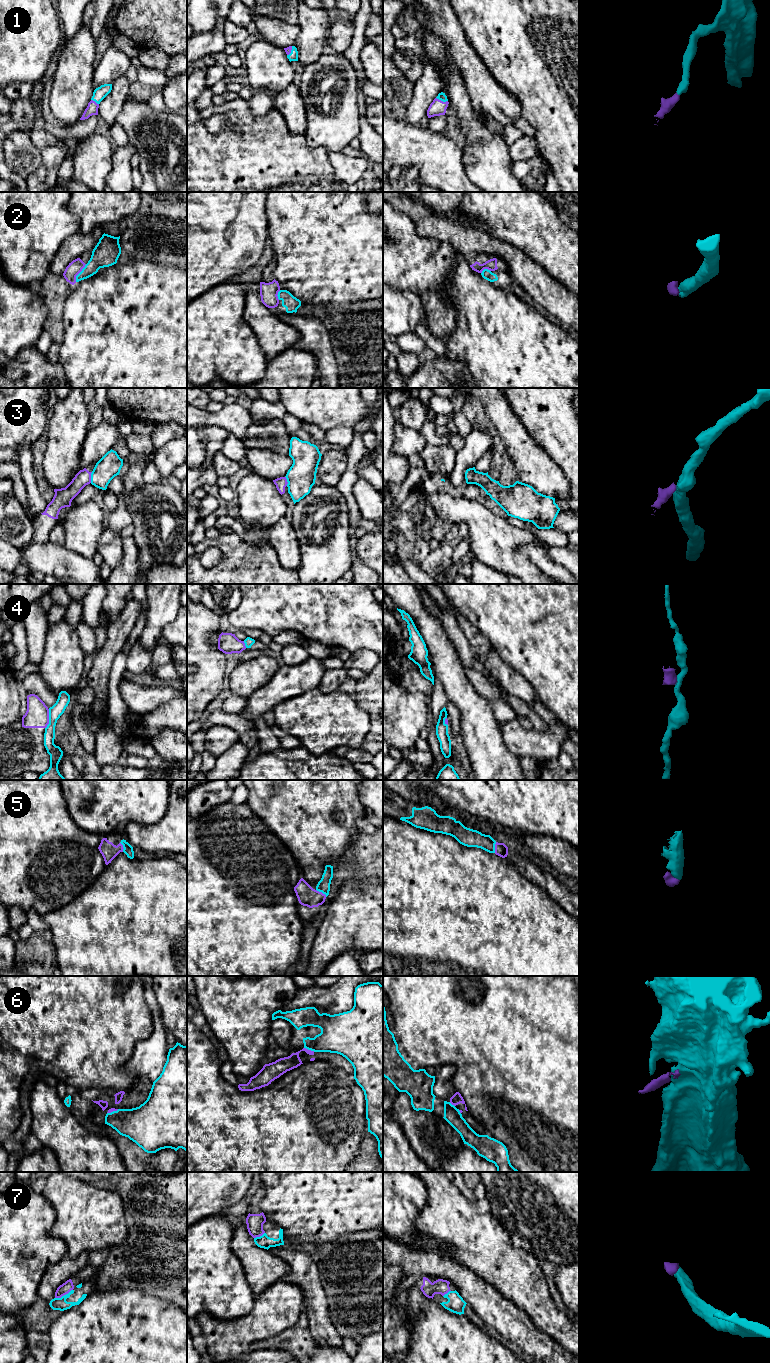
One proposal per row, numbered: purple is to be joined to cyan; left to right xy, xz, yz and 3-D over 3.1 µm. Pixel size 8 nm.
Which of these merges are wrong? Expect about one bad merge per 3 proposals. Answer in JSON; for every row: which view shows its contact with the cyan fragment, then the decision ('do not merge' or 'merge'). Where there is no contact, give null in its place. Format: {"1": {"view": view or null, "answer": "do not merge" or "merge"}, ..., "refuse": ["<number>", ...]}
{"1": {"view": "yz", "answer": "merge"}, "2": {"view": "xy", "answer": "do not merge"}, "3": {"view": "xy", "answer": "do not merge"}, "4": {"view": "xy", "answer": "do not merge"}, "5": {"view": "xz", "answer": "merge"}, "6": {"view": "xz", "answer": "do not merge"}, "7": {"view": "xy", "answer": "do not merge"}, "refuse": ["2", "3", "4", "6", "7"]}

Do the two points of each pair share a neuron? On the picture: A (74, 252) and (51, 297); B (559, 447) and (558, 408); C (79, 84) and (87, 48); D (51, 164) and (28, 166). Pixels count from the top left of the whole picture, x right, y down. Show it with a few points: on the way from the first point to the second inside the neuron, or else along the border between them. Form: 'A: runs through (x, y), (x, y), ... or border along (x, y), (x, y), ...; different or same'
A: runs through (66, 263), (62, 276), (56, 286); same
B: runs through (558, 437), (558, 418); same
C: runs through (80, 75), (80, 57); same
D: border along (40, 149), (41, 164), (26, 180); different

